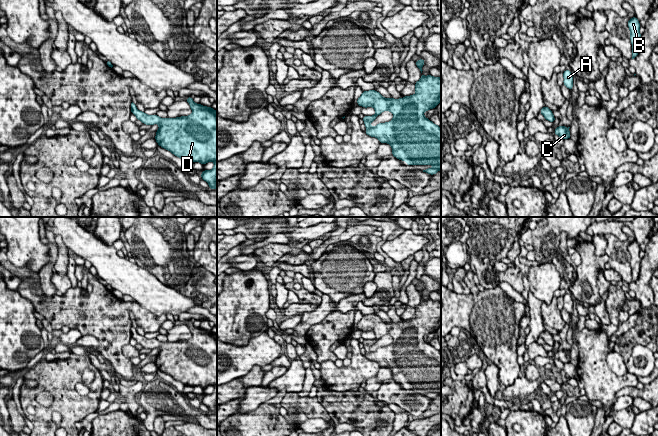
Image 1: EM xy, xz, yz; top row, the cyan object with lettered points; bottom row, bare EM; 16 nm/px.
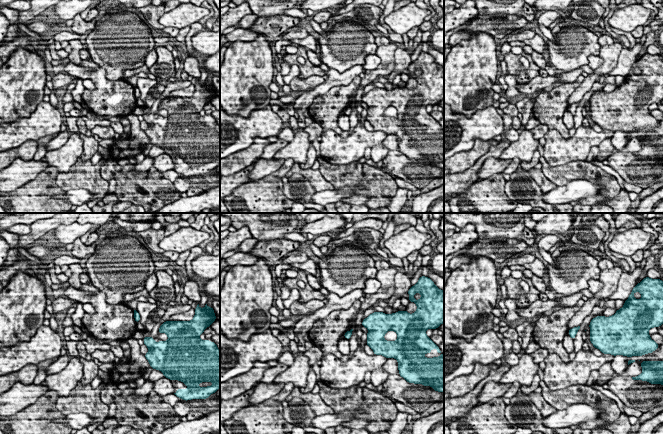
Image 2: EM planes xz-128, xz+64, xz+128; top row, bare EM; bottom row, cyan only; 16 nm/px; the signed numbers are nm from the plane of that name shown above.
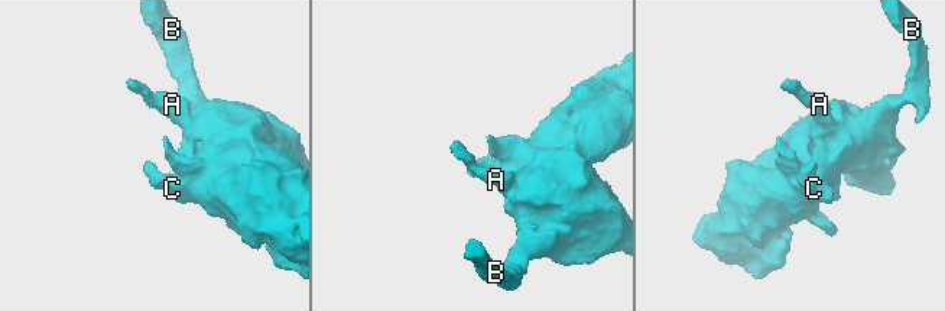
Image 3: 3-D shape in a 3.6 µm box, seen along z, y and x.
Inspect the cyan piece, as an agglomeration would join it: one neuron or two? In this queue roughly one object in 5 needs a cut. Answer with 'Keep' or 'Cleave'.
Keep

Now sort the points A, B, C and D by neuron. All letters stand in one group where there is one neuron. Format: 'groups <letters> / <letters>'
groups A B C D

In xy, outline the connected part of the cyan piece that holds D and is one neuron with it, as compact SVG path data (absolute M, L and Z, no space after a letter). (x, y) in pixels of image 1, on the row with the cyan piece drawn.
M189 96L186 101L192 109L189 116L181 116L176 118L161 118L154 115L147 115L145 112L139 111L136 105L131 103L131 113L137 120L141 120L145 125L158 124L159 129L156 131L155 140L159 146L170 151L173 155L180 157L185 162L200 162L206 165L212 161L214 167L212 170L203 170L200 174L201 178L209 184L209 189L217 188L217 111L212 107L196 104Z

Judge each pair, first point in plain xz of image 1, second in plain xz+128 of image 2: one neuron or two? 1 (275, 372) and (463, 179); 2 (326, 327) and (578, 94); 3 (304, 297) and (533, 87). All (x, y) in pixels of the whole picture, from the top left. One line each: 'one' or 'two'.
1: one
2: two
3: two

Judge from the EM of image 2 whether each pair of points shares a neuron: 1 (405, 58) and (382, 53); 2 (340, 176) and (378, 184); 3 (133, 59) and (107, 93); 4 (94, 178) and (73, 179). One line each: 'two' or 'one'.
1: two
2: one
3: two
4: one

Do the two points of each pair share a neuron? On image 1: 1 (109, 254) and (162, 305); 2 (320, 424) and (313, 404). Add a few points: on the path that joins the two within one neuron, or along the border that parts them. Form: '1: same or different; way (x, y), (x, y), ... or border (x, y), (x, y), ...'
1: same; way (121, 267), (149, 292)
2: different; border (308, 417), (321, 417), (330, 421)

